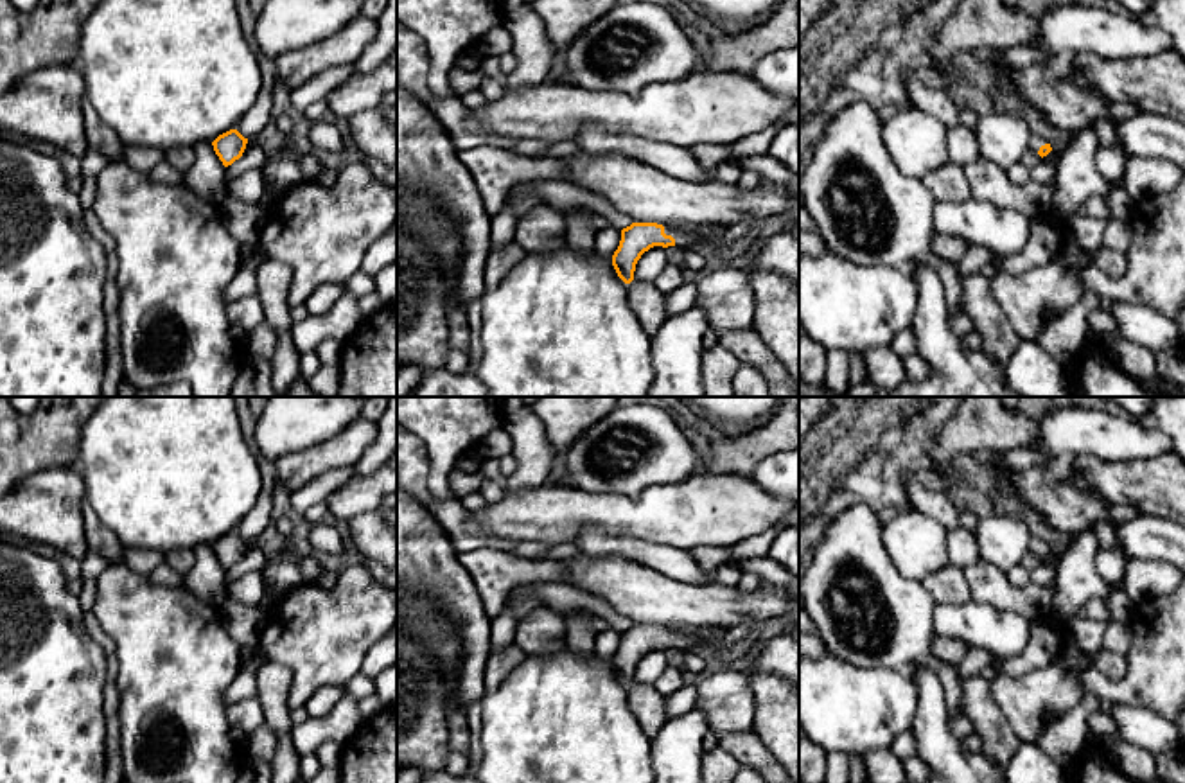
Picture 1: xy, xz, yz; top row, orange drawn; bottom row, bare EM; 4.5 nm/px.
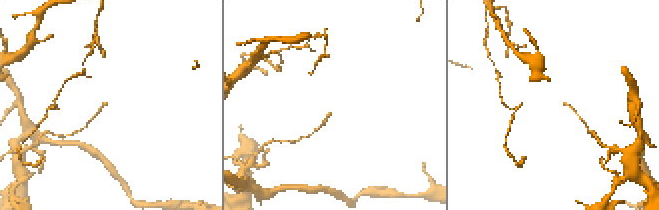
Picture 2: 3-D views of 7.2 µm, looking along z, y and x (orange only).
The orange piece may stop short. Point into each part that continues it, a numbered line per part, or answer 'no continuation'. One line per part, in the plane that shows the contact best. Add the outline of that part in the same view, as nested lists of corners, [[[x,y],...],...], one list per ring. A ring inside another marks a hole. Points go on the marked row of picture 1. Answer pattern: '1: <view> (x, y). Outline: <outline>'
1: xz (683, 239). Outline: [[[664,226],[664,233],[675,239],[677,248],[691,248],[691,242],[700,235],[706,235],[709,228],[695,228],[691,232],[680,232],[670,226]]]

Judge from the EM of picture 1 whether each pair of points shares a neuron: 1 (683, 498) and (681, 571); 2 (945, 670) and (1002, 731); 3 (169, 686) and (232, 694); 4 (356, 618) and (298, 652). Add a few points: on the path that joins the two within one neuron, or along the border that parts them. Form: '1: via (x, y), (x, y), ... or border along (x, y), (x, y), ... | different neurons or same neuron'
1: border along (640, 539), (650, 545), (668, 545), (688, 554) | different neurons
2: via (956, 685), (988, 717) | same neuron
3: border along (243, 665), (223, 695), (225, 704) | different neurons
4: via (342, 624), (313, 638) | same neuron

